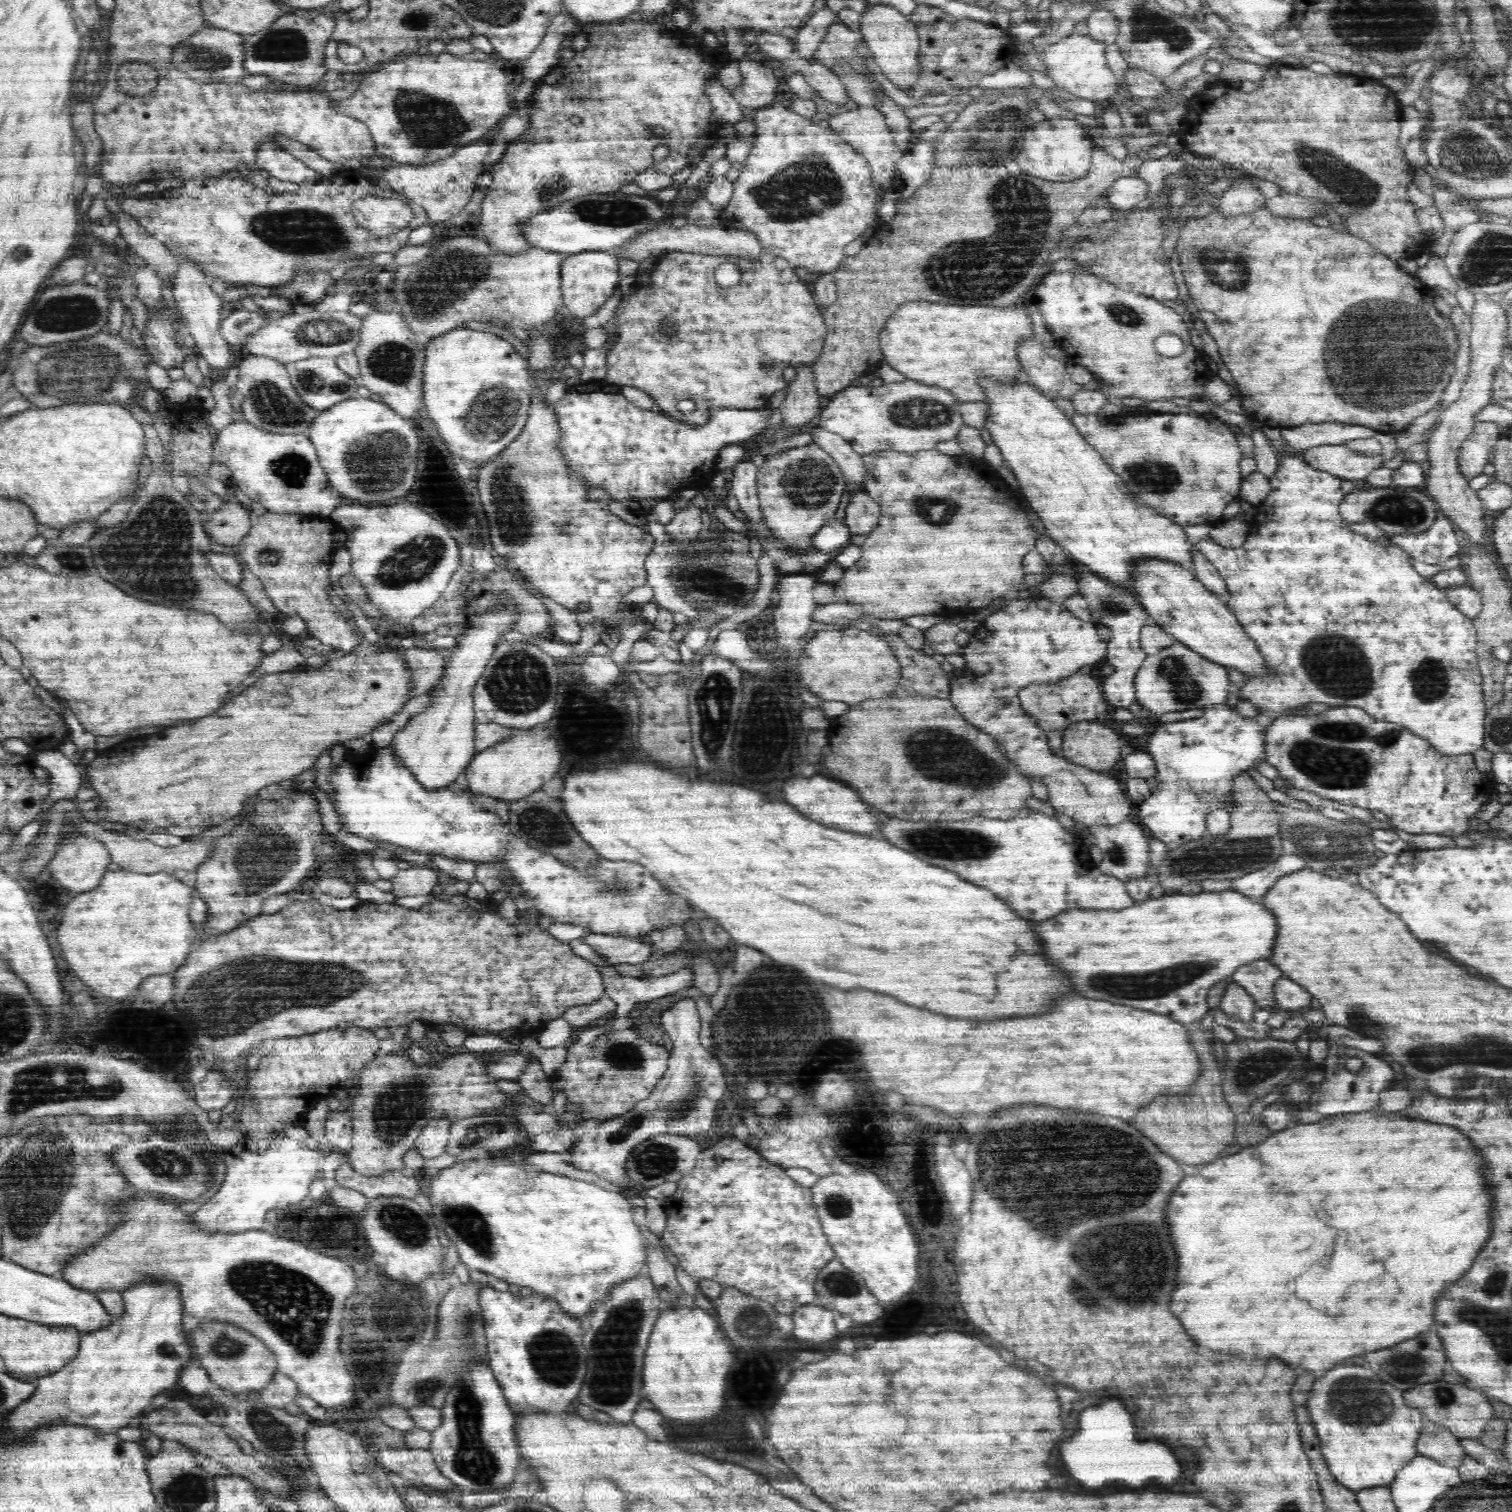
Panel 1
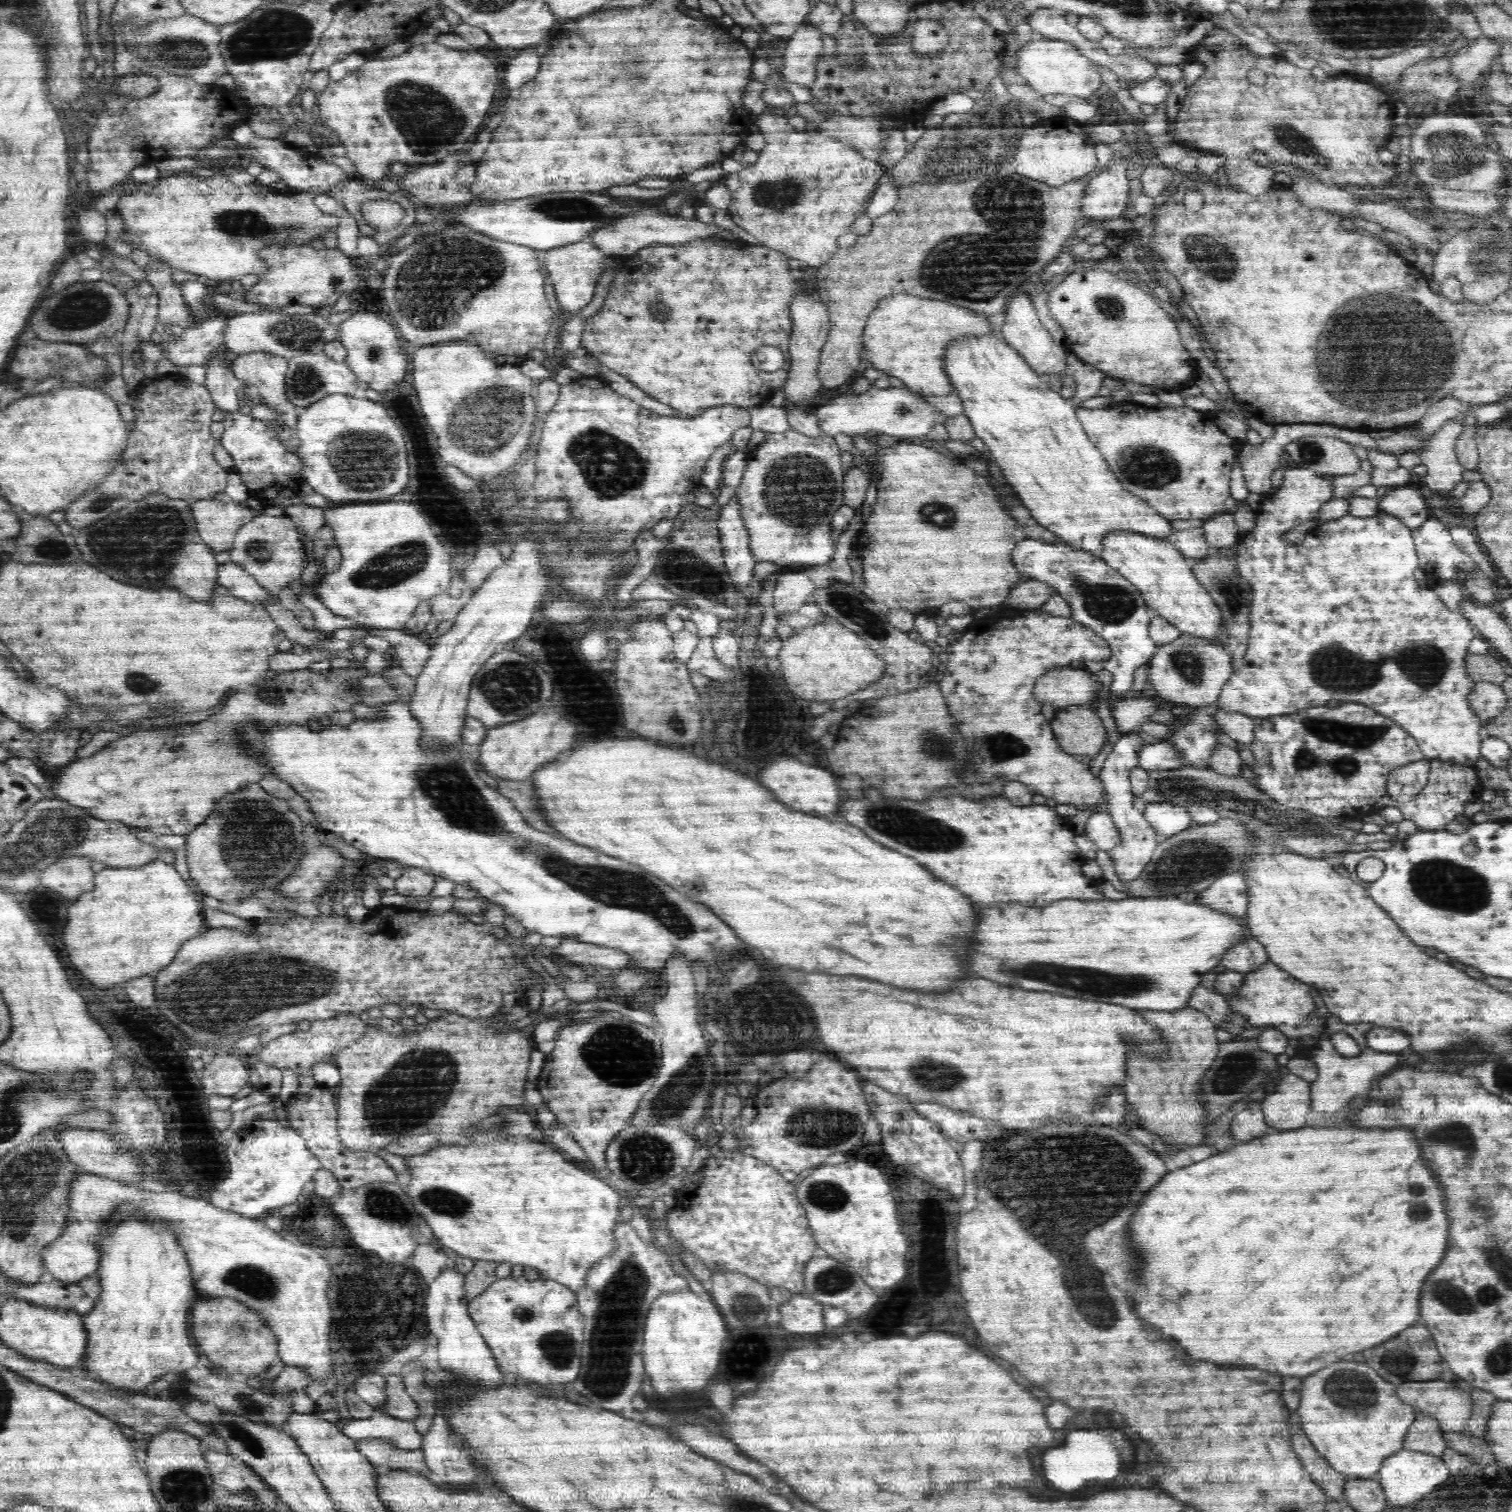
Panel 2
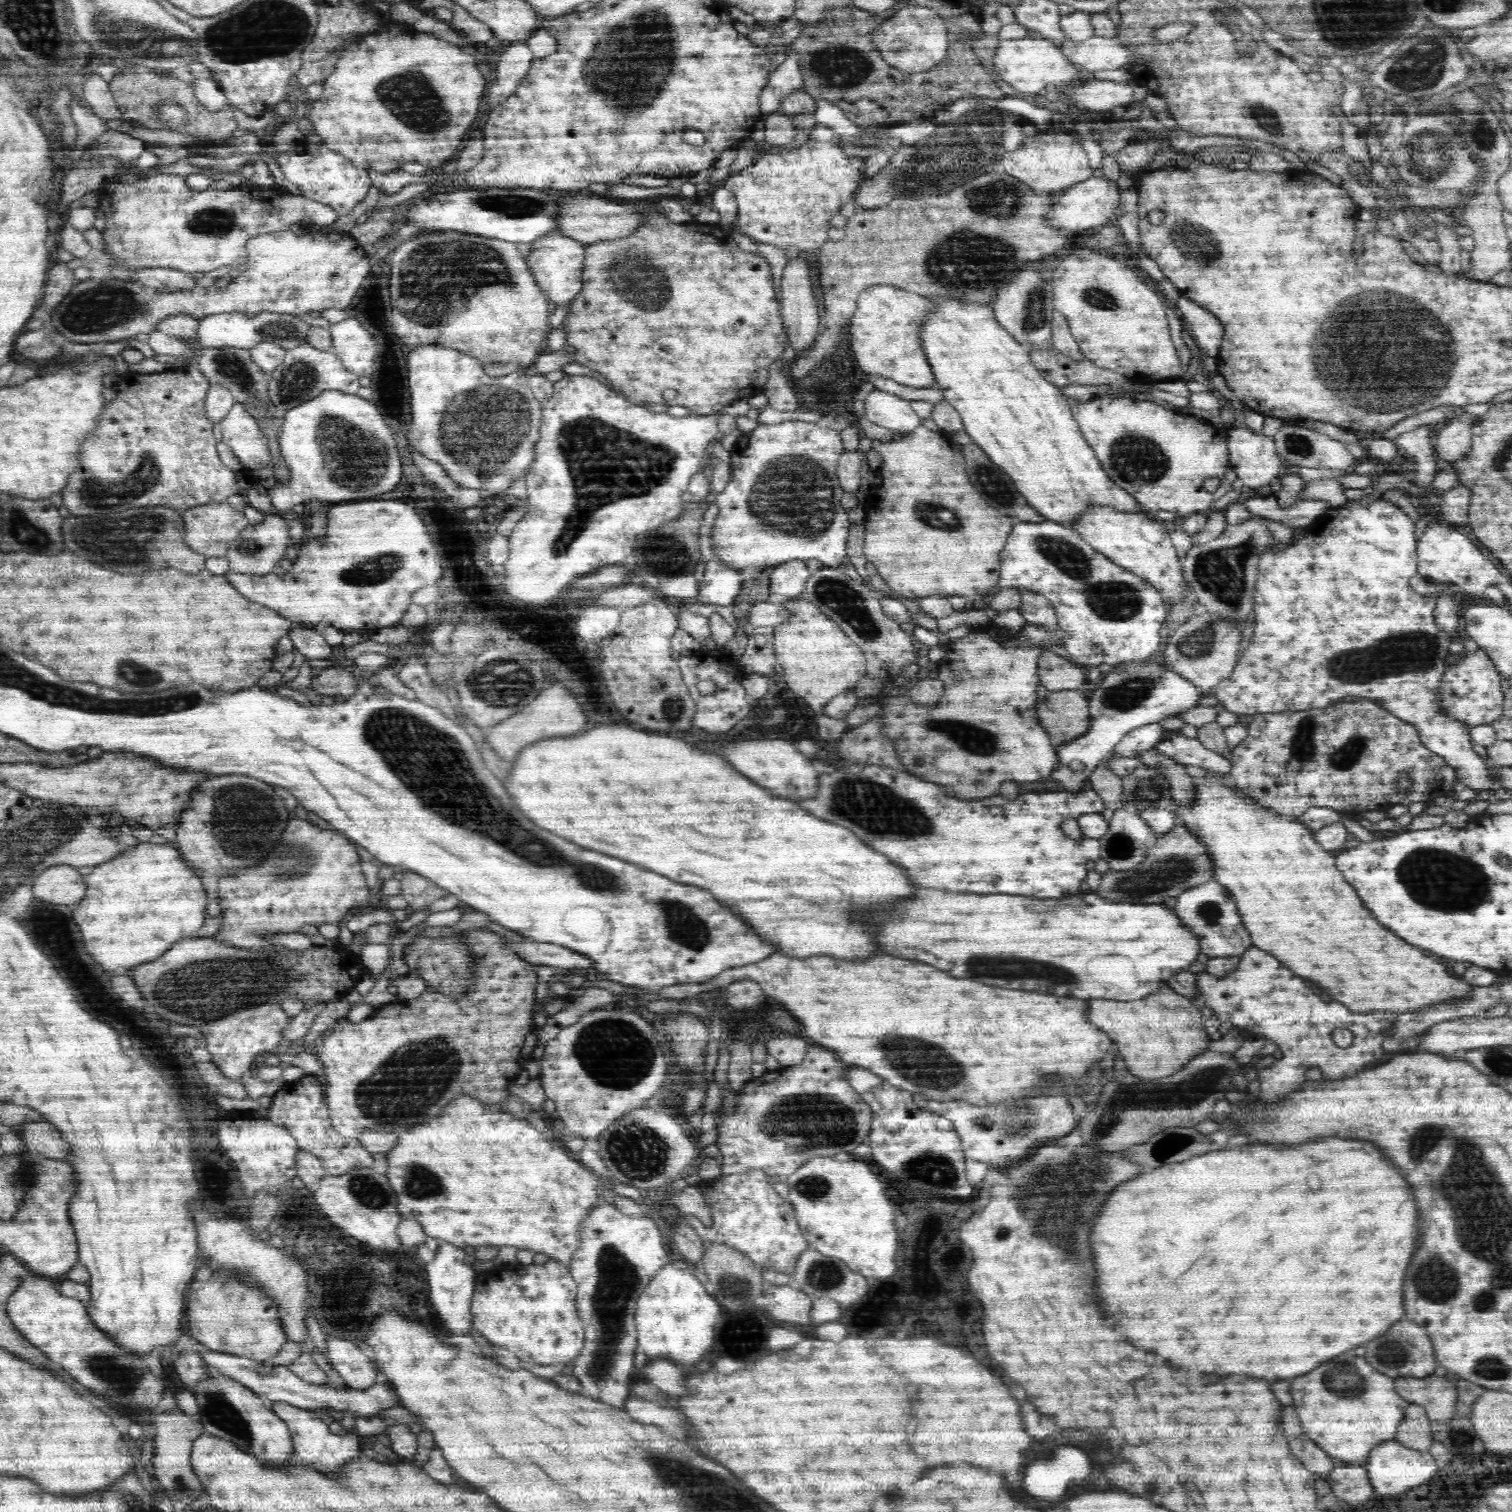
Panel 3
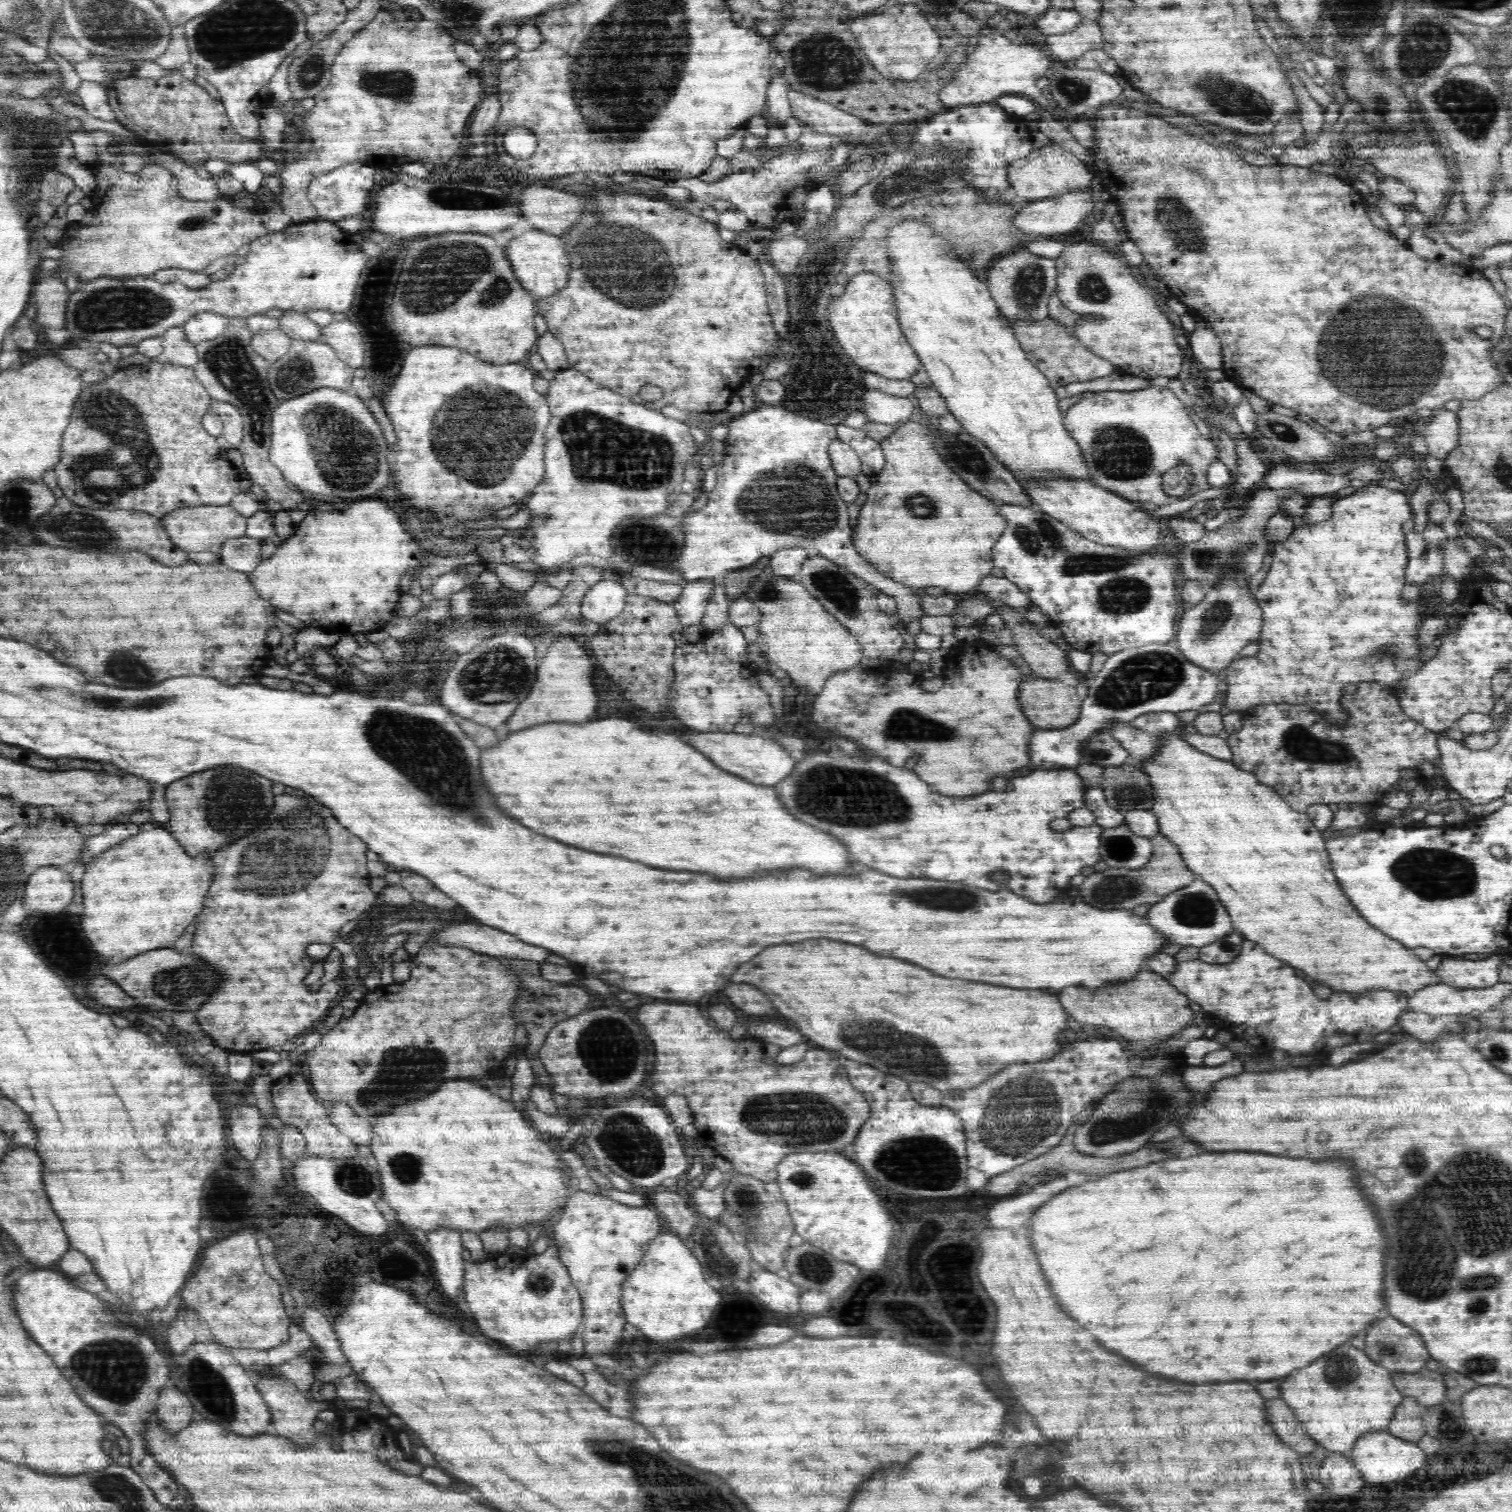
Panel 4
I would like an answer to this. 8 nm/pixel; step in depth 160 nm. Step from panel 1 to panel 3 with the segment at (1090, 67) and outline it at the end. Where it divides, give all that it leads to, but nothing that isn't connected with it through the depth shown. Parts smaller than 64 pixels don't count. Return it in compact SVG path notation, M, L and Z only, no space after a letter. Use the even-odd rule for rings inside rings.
M1036 34L1018 40L1000 41L992 59L994 59L994 68L998 69L999 78L1003 80L1003 85L1011 92L1015 90L1022 92L1022 95L1037 94L1050 84L1076 86L1081 80L1080 70L1068 60L1062 49Z

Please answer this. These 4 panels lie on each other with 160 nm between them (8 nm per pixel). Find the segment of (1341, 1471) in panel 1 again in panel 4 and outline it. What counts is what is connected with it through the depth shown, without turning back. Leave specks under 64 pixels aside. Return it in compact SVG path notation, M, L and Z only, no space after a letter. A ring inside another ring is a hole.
M1344 1344L1318 1362L1294 1370L1280 1382L1282 1398L1296 1408L1296 1418L1306 1434L1331 1452L1349 1455L1354 1442L1366 1431L1387 1430L1395 1407L1405 1396L1394 1386L1391 1371L1374 1364L1362 1350Z

